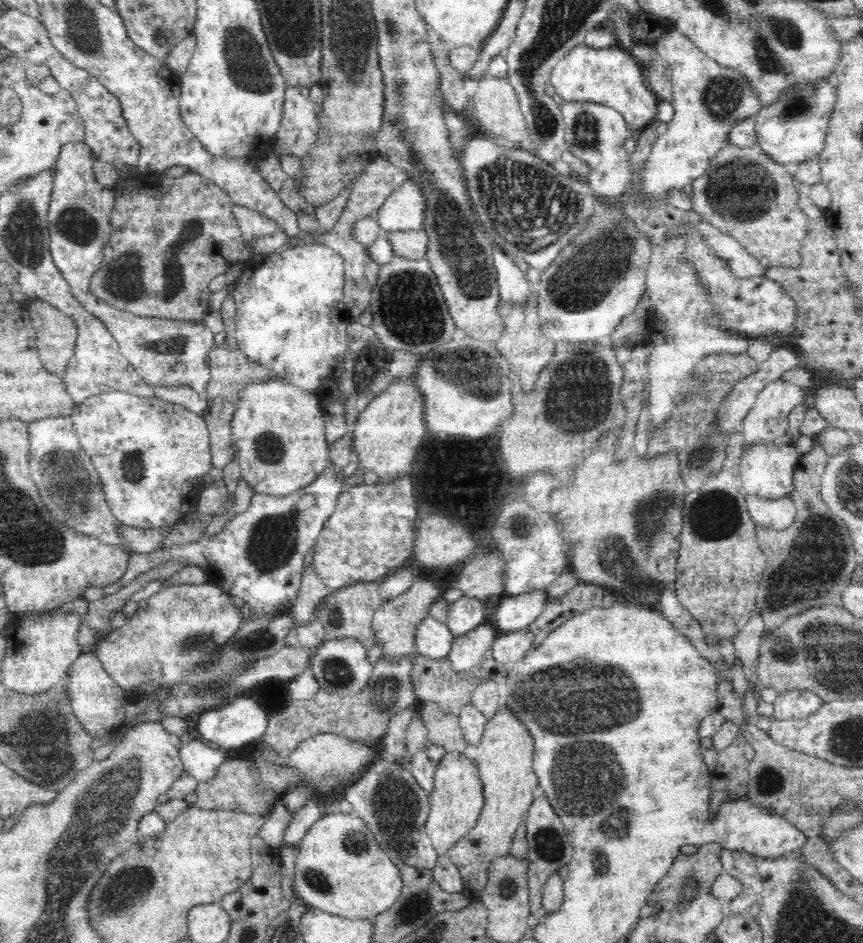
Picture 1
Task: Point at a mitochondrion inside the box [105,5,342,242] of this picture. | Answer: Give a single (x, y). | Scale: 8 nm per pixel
(247, 68)

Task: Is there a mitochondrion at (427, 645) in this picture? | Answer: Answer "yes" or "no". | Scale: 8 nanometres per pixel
no

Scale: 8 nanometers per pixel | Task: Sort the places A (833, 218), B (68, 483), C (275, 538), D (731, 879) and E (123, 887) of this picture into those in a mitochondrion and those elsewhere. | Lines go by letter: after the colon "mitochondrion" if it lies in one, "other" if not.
A: other
B: mitochondrion
C: mitochondrion
D: other
E: mitochondrion

